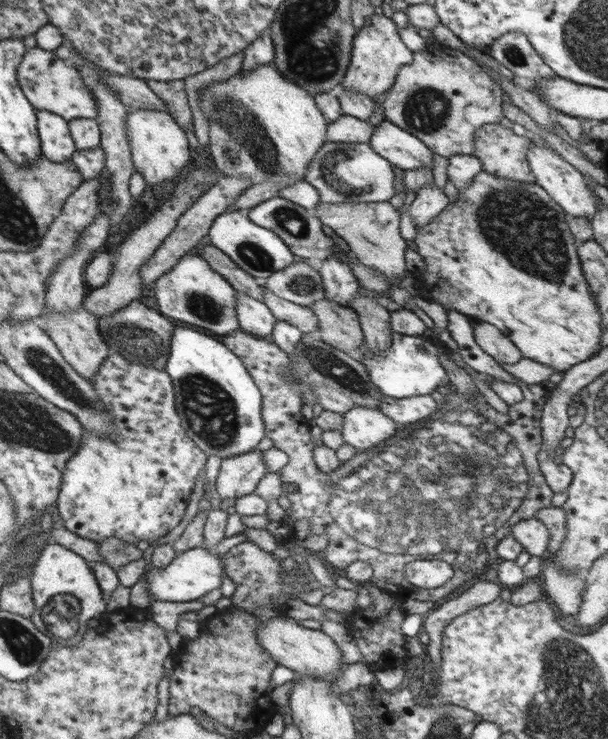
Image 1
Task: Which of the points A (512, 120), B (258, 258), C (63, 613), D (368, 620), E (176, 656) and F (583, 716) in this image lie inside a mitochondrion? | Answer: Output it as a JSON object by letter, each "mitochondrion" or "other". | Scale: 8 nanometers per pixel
{"A":"other","B":"mitochondrion","C":"mitochondrion","D":"other","E":"other","F":"mitochondrion"}

